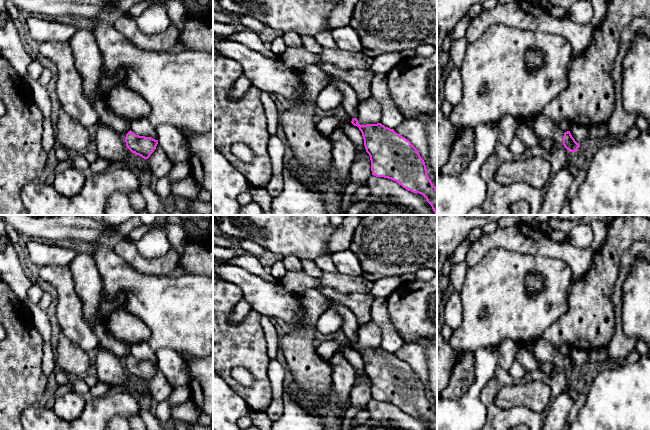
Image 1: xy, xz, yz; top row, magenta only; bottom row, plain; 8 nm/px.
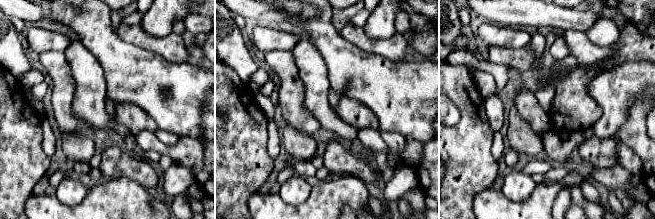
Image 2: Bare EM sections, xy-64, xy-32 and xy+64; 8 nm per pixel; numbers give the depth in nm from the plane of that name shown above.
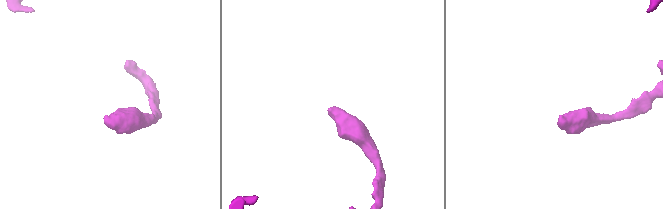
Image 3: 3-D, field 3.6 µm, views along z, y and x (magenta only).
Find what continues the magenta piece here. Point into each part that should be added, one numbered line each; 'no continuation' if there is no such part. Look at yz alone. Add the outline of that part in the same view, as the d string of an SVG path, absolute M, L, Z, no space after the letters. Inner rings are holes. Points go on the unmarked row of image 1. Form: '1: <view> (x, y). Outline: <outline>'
1: yz (543, 351). Outline: M542 337L532 342L525 343L523 346L529 349L538 361L552 363L555 365L557 370L564 371L564 356L559 352L558 349L554 348Z

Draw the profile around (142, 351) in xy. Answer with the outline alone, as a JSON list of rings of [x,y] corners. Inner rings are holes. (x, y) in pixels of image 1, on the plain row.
[[[147,342],[132,345],[131,355],[139,360],[151,361],[158,364],[156,353],[150,348]]]

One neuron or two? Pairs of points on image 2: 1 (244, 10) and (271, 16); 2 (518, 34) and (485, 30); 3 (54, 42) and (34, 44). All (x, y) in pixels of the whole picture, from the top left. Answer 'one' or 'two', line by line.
1: one
2: one
3: one

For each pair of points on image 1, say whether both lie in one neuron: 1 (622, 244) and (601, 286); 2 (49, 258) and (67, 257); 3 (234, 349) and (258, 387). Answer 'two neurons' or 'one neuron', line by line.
1: one neuron
2: one neuron
3: one neuron

